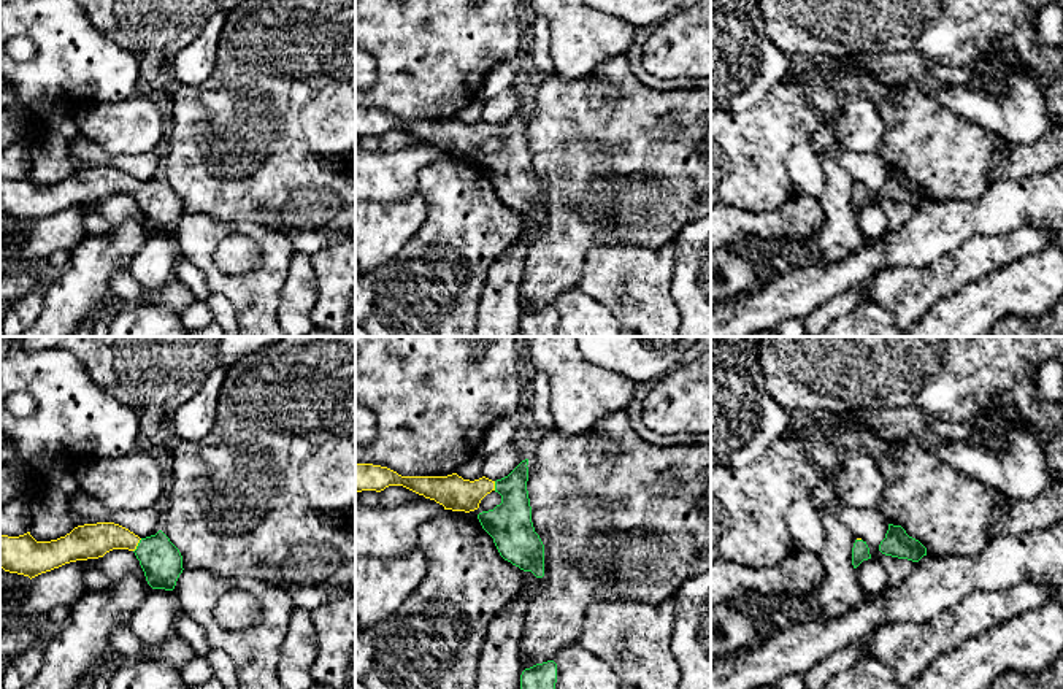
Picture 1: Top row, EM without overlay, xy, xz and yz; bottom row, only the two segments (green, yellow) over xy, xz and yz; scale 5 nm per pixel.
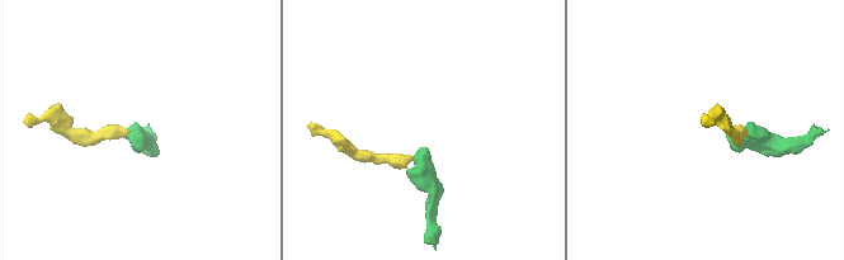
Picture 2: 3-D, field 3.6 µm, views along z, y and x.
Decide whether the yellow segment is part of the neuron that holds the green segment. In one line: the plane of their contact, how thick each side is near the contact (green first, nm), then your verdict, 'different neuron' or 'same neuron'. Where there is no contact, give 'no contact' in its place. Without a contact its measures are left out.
xy | 200/180 nm | same neuron

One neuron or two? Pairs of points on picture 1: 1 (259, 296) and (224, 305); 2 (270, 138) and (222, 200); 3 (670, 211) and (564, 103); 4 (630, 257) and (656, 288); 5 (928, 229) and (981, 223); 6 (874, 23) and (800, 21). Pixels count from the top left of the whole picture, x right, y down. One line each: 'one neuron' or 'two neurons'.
1: two neurons
2: one neuron
3: one neuron
4: one neuron
5: one neuron
6: one neuron

